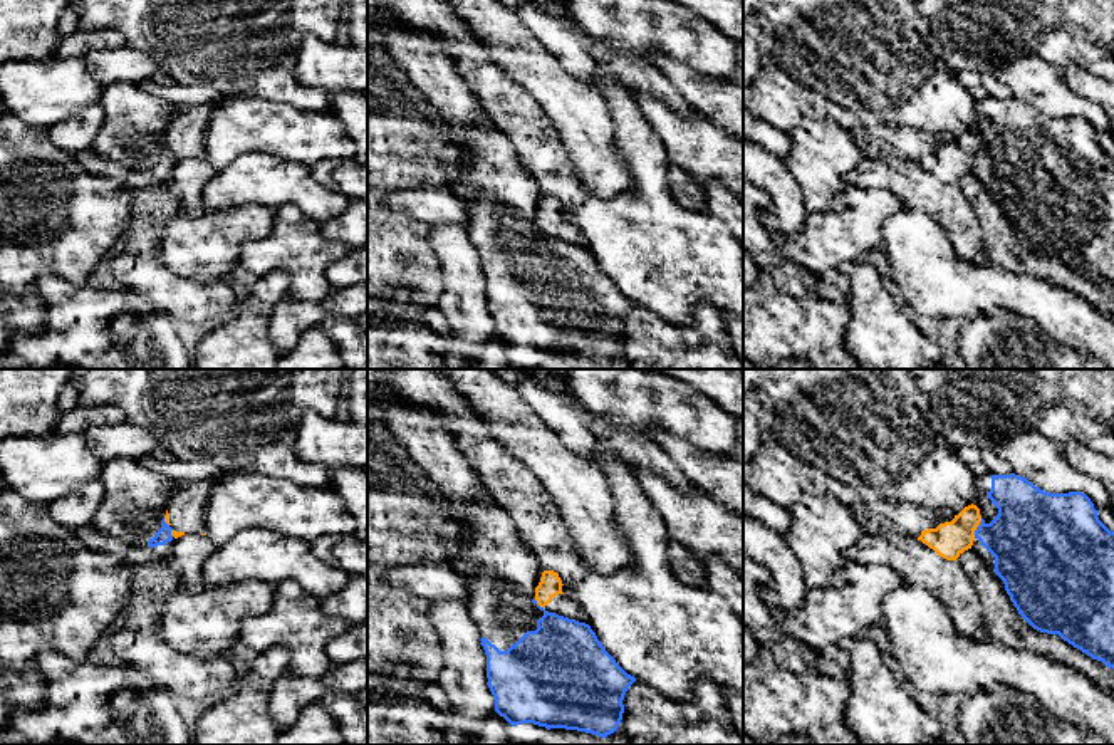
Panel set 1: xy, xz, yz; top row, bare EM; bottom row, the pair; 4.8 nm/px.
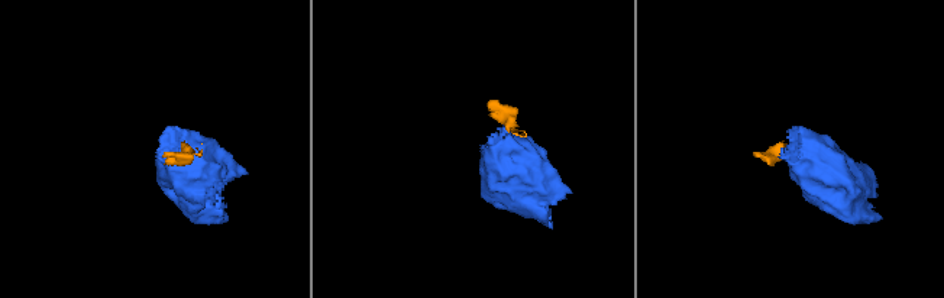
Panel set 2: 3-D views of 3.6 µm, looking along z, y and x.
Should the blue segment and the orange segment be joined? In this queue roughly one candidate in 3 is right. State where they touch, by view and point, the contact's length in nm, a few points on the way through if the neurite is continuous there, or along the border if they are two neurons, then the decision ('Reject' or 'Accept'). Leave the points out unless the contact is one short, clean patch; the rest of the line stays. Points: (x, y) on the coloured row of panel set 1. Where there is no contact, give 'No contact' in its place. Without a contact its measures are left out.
Touches blue at yz (977, 527). Shared border 100 nm. Boundary: yz (982, 519), (973, 536). Reject

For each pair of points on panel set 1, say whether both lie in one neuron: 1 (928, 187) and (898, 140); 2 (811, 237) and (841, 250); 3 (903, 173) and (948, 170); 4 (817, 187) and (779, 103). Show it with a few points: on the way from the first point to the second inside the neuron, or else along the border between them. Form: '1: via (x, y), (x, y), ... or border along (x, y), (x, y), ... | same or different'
1: border along (879, 156), (916, 163) | different
2: via (817, 242), (834, 244) | same
3: via (915, 173), (937, 173) | same
4: border along (809, 111), (787, 133) | different

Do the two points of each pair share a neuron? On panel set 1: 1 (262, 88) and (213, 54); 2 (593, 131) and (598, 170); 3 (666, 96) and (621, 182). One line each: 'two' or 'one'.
1: one
2: one
3: two

